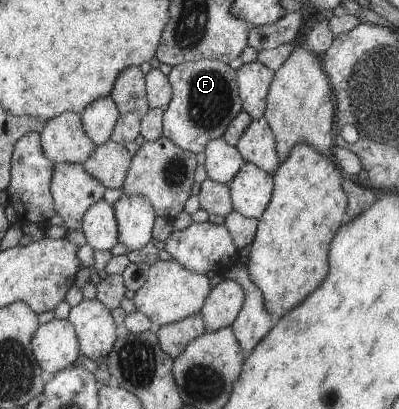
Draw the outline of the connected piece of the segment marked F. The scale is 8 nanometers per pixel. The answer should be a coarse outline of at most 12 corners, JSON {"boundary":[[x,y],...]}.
{"boundary":[[174,66],[163,135],[199,154],[244,110],[236,72]]}

